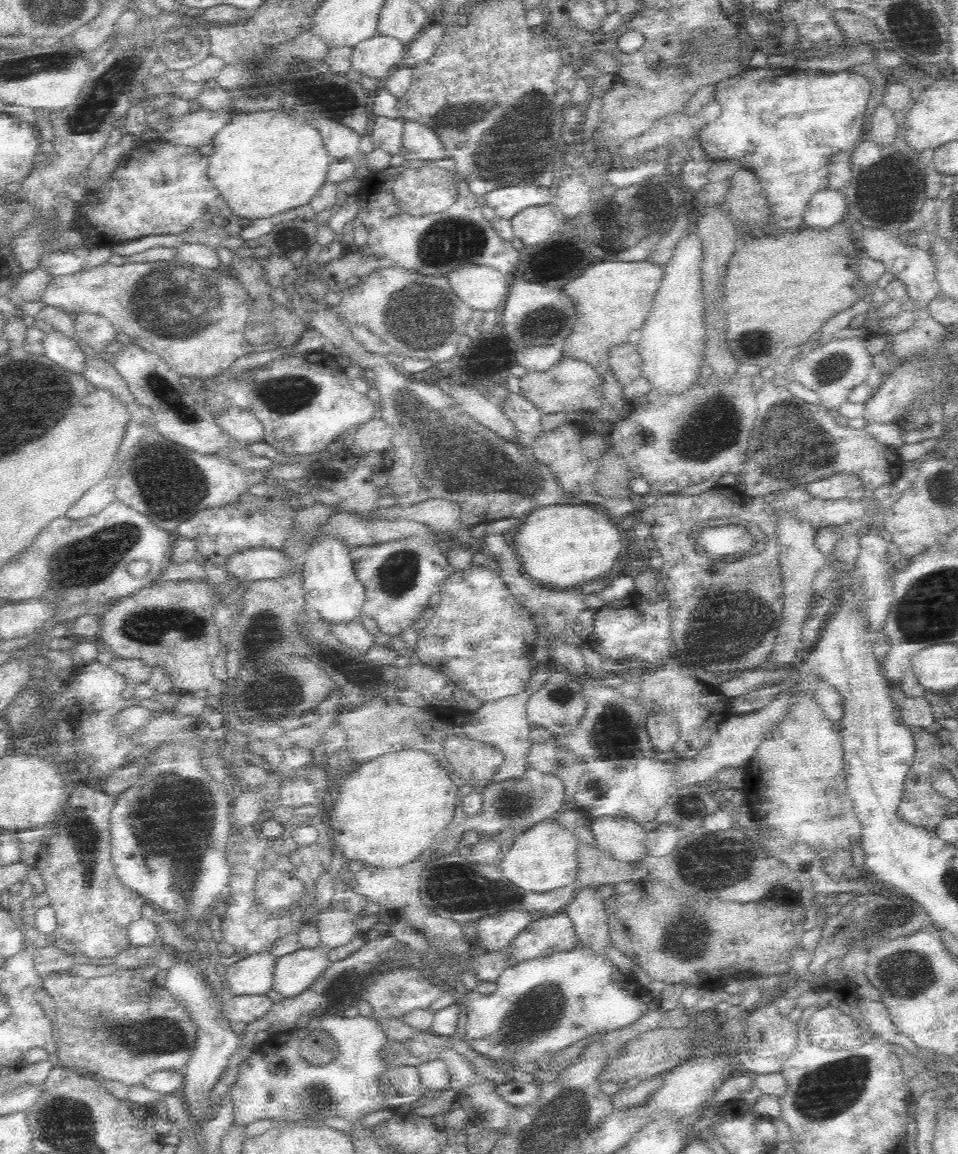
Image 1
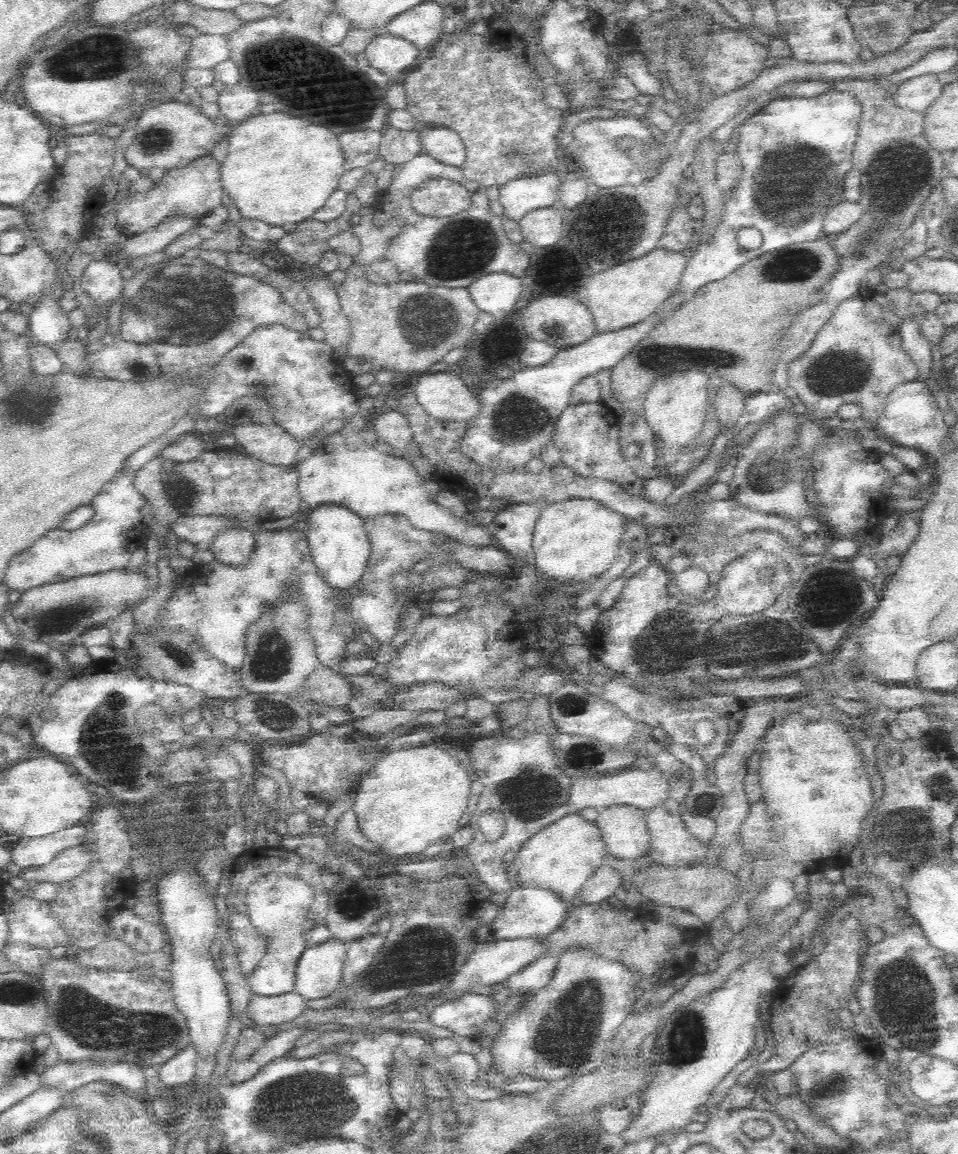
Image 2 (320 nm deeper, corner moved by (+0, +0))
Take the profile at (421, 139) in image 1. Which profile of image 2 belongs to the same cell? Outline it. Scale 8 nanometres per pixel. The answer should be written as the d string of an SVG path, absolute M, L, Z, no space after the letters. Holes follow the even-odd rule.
M419 126L419 141L422 152L442 164L461 167L466 158L466 149L460 135L442 126Z

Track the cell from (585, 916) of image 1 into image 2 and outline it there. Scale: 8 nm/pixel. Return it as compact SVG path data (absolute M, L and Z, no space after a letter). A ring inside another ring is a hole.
M576 944L576 946L568 946L566 950L562 950L558 954L558 962L556 970L552 980L543 986L536 996L515 1013L512 1013L501 1026L500 1031L493 1037L493 1046L491 1047L491 1054L493 1055L493 1063L498 1067L498 1070L502 1071L505 1076L516 1076L516 1074L526 1074L532 1078L544 1079L547 1081L556 1080L561 1078L579 1077L583 1074L588 1074L594 1069L597 1069L602 1063L610 1059L610 1049L608 1049L608 1044L610 1040L614 1038L616 1028L622 1024L623 1020L632 1013L632 1006L635 1004L636 993L634 990L636 986L639 985L639 975L624 963L618 962L617 960L606 959L598 956L589 946L585 944Z

